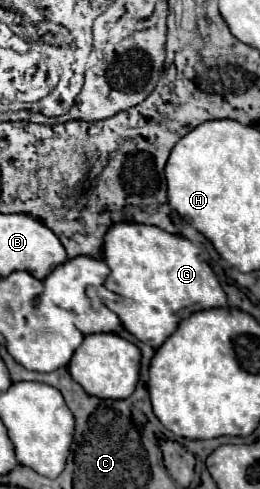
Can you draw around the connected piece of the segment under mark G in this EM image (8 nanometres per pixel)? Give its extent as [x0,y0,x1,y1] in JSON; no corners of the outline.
[104,223,228,349]

